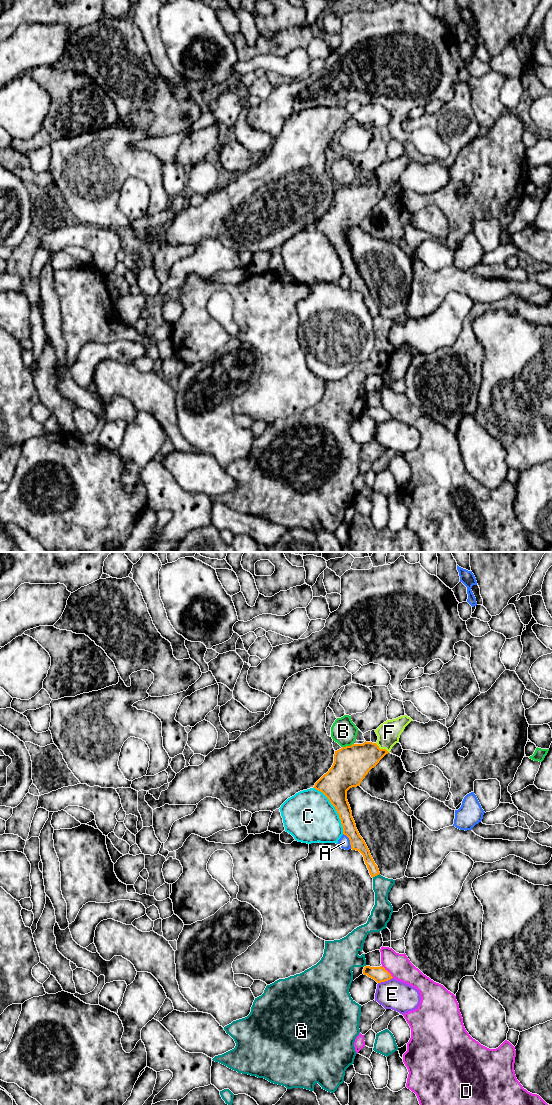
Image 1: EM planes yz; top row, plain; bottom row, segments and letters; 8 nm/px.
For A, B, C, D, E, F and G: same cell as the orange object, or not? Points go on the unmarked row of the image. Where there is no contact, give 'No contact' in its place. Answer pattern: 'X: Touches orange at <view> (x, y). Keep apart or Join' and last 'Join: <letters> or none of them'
A: Touches orange at yz (350, 281). Keep apart
B: Touches orange at yz (347, 186). Keep apart
C: Touches orange at yz (335, 248). Keep apart
D: Touches orange at yz (387, 411). Keep apart
E: Touches orange at yz (385, 420). Keep apart
F: Touches orange at yz (382, 189). Join
G: Touches orange at yz (375, 315). Keep apart
Join: F

